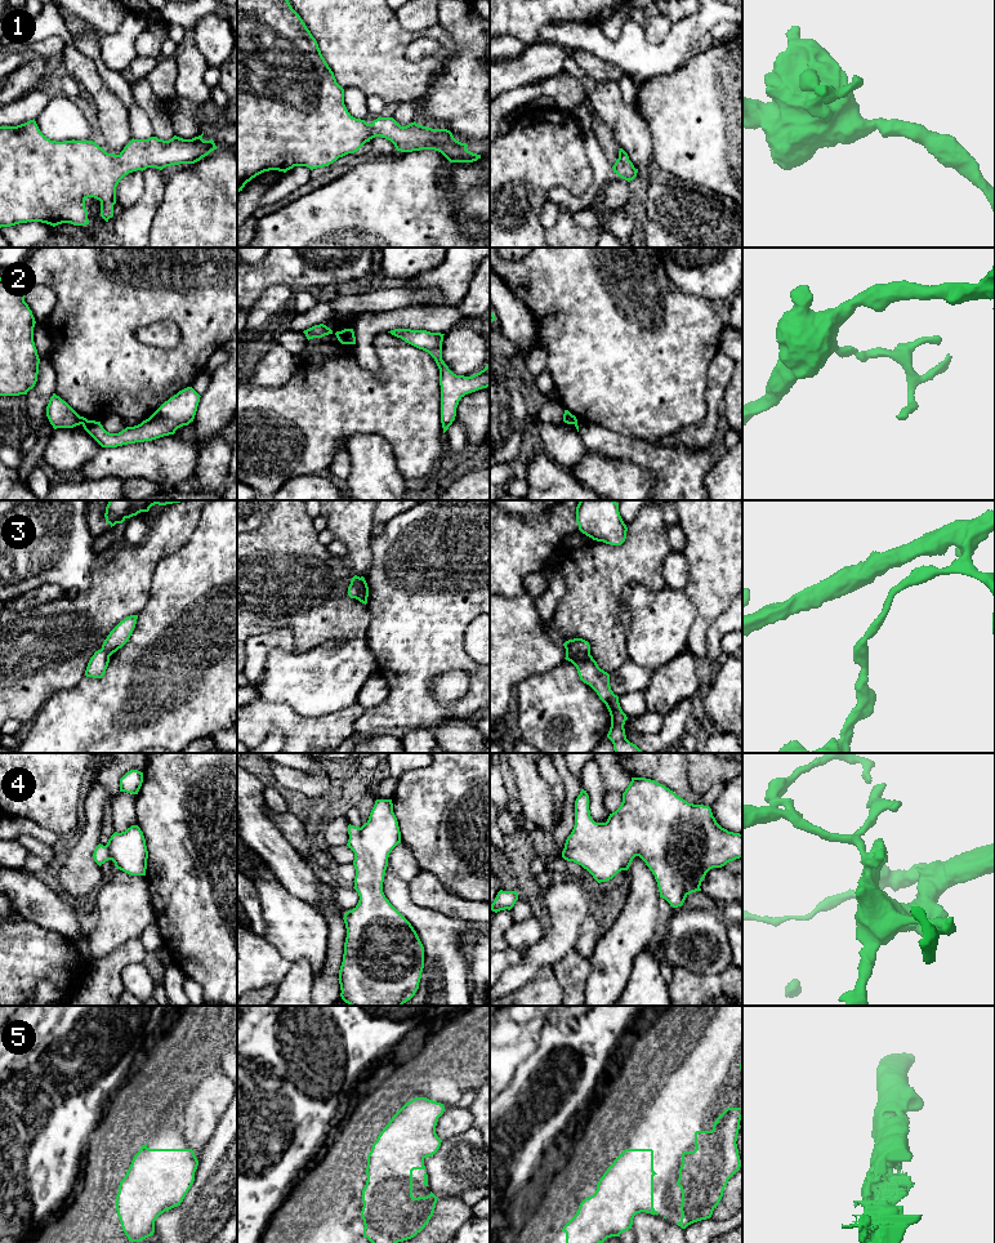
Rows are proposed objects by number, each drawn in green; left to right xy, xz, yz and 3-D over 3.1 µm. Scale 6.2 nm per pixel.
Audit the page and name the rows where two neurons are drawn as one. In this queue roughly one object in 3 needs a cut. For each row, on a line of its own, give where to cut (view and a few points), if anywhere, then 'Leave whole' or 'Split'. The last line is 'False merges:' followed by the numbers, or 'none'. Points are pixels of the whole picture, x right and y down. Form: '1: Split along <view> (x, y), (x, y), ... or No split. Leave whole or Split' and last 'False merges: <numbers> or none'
1: No split. Leave whole
2: Split along xy (88, 420), (83, 424). Split
3: Split along yz (566, 650), (587, 651), (589, 654). Split
4: No split. Leave whole
5: No split. Leave whole
False merges: 2, 3

